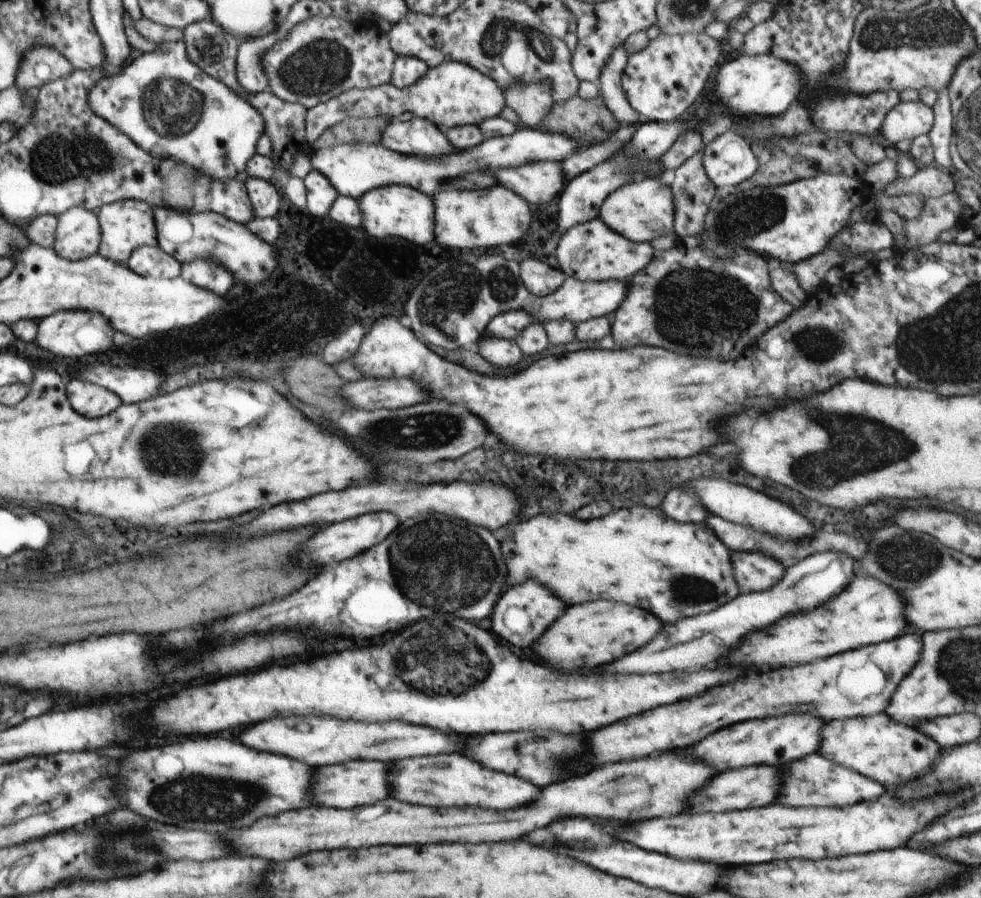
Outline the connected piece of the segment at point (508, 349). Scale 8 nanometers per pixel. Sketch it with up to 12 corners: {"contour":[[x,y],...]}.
{"contour":[[482,336],[478,353],[498,368],[524,355],[515,340]]}

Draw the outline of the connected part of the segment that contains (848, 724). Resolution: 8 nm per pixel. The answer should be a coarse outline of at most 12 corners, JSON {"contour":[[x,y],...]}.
{"contour":[[890,716],[830,720],[820,754],[880,784],[913,782],[942,749]]}

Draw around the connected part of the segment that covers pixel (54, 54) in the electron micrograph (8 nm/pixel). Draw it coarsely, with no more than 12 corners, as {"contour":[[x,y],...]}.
{"contour":[[28,51],[15,87],[39,90],[76,68],[60,51]]}

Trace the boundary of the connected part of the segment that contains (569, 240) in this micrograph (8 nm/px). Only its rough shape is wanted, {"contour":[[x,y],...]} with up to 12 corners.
{"contour":[[600,217],[569,228],[553,263],[579,281],[628,282],[654,249]]}

